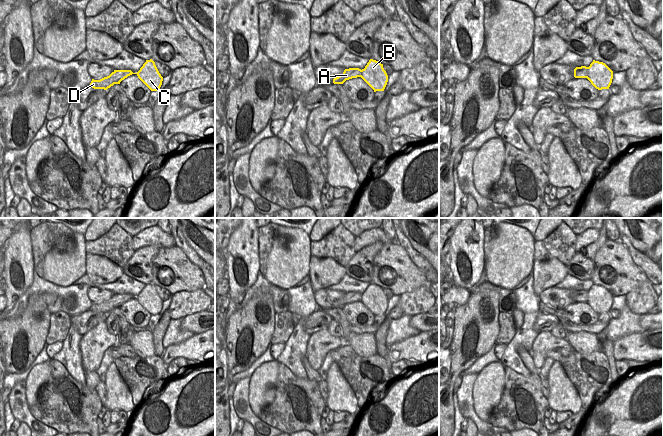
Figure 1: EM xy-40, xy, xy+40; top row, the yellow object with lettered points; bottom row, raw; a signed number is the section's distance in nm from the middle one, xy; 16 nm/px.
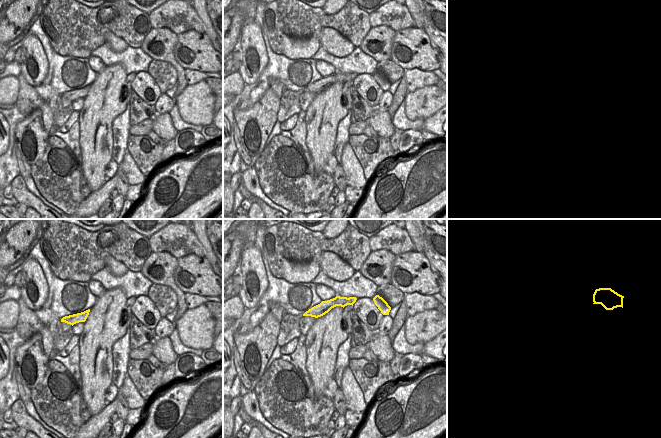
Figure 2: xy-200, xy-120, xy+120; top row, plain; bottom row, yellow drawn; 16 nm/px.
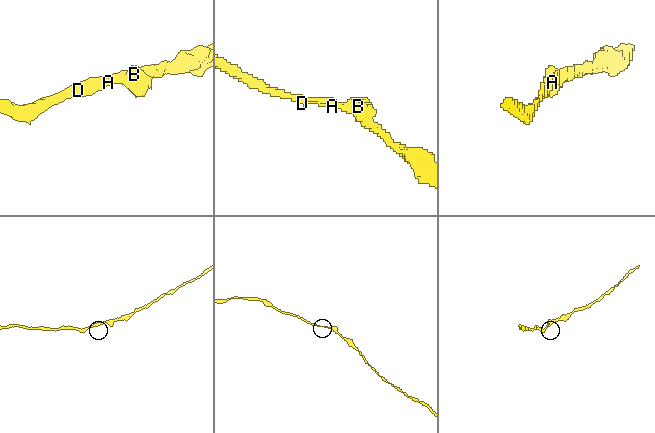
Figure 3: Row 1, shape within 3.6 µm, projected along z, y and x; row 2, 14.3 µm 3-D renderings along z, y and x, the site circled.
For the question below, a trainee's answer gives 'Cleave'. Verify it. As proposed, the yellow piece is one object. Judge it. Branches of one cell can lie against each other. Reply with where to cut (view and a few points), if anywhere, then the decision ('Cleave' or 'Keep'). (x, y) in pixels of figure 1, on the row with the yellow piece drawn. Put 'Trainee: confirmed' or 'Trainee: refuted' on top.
Trainee: refuted
No split. Keep

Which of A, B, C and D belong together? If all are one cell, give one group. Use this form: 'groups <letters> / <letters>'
groups A B C D

